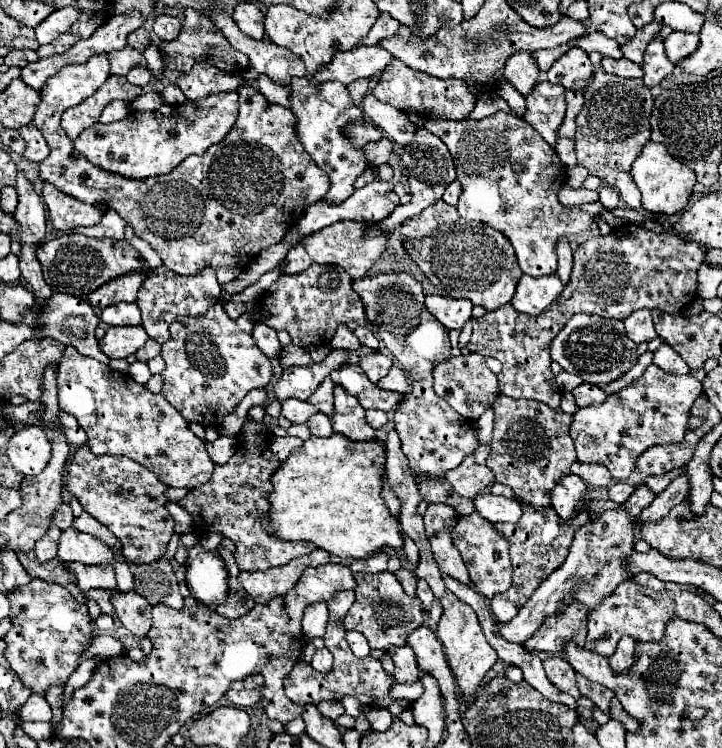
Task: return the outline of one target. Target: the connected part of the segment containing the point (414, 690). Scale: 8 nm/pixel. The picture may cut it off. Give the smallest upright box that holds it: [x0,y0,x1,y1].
[392,680,422,700]

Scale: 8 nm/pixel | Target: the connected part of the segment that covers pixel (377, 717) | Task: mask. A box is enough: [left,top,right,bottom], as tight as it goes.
[364,708,394,732]

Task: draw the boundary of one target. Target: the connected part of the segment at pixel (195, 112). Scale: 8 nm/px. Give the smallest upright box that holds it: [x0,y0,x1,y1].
[74,92,238,180]

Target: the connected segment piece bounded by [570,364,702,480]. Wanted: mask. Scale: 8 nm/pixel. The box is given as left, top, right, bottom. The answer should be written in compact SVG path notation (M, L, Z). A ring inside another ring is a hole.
M650 364L638 380L620 392L610 394L602 404L578 408L572 414L570 436L578 460L604 464L616 480L626 480L634 470L636 458L646 448L684 440L692 402L700 394L702 384L692 374L674 376L656 368L656 364Z

